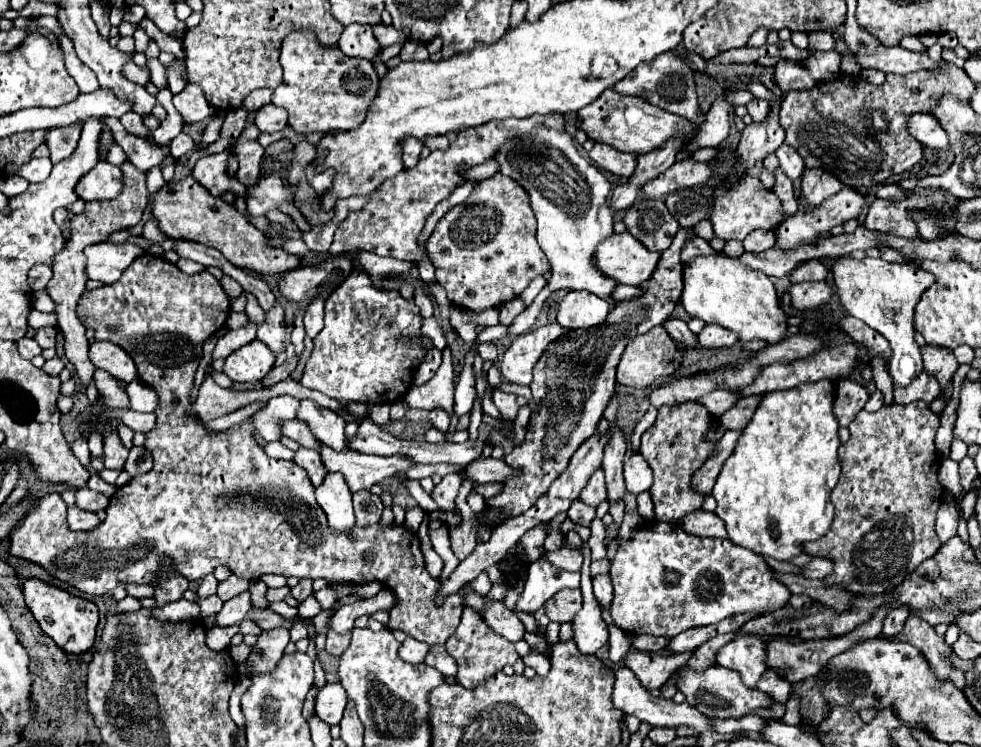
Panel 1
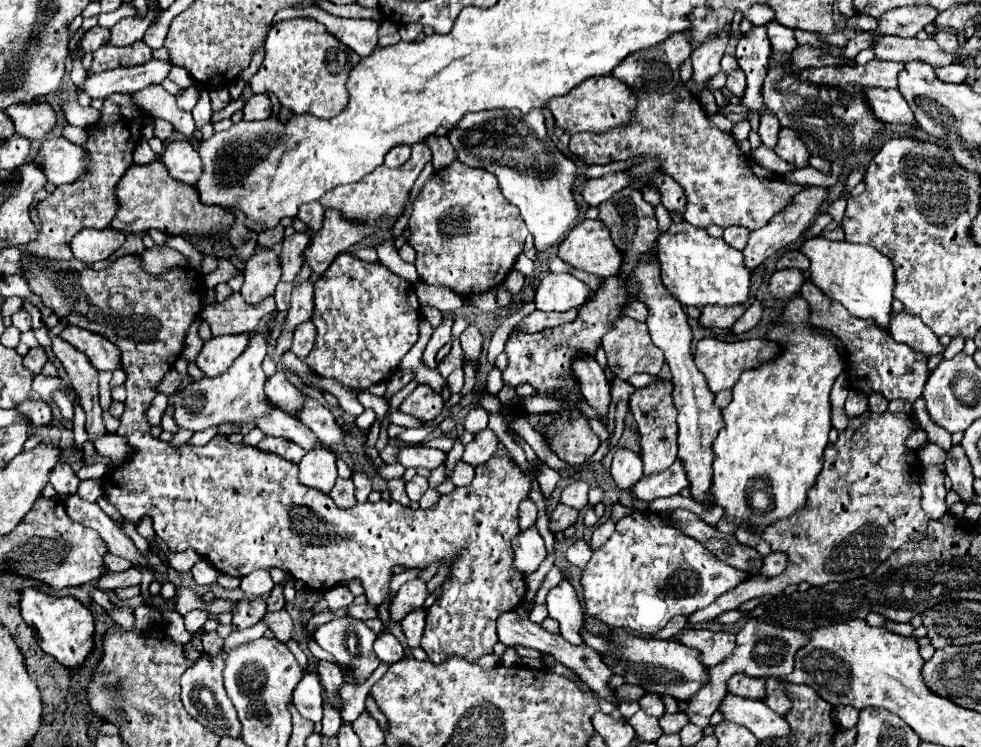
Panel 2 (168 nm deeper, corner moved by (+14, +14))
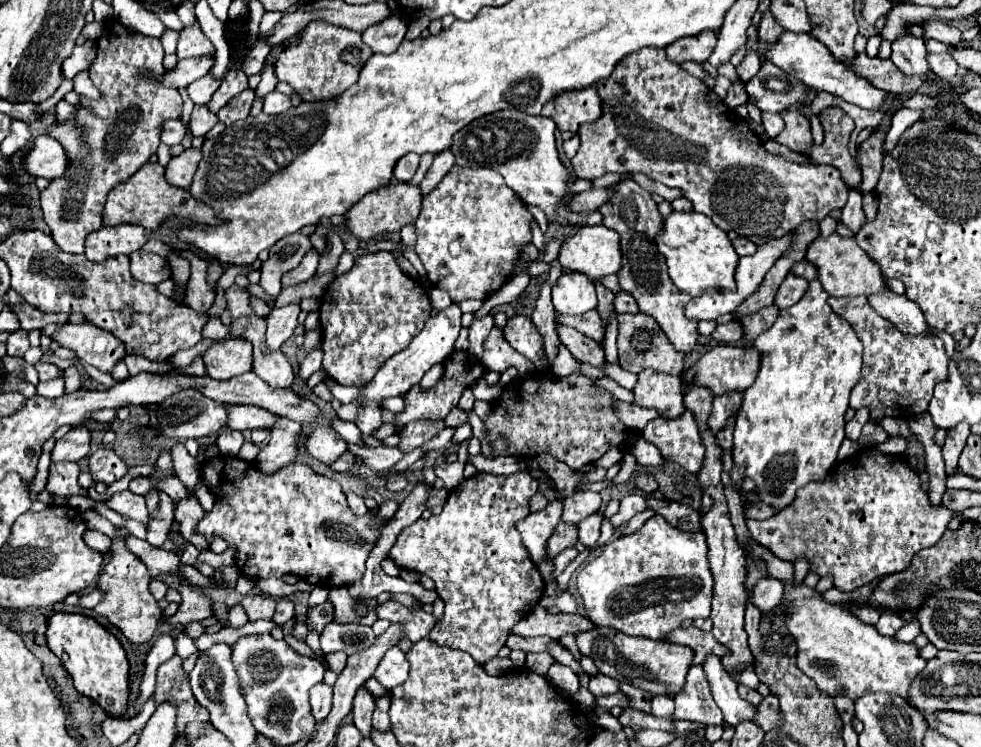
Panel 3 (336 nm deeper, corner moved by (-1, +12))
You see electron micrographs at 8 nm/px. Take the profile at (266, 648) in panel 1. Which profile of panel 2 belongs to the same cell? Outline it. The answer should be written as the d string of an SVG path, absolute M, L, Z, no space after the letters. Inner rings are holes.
M245 598L237 602L237 612L233 612L233 630L245 630L255 626L267 612L267 604L261 598Z

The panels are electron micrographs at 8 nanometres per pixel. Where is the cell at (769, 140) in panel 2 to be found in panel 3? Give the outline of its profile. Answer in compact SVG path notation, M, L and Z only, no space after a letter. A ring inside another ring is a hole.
M762 112L762 126L770 138L776 138L776 134L780 134L780 130L784 128L784 120L780 118L780 114Z

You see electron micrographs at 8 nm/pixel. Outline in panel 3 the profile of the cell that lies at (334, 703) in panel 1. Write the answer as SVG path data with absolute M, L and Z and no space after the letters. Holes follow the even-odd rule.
M320 682L310 690L310 704L312 704L312 716L322 722L330 708L332 708L332 686Z

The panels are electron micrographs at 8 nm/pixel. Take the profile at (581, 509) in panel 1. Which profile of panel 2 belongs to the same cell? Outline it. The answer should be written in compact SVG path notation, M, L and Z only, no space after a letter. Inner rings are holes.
M559 502L559 504L555 506L553 514L551 514L551 530L553 530L553 532L565 530L567 526L575 524L577 516L579 516L579 512L577 512L575 508L569 508L569 506L565 506L565 504Z

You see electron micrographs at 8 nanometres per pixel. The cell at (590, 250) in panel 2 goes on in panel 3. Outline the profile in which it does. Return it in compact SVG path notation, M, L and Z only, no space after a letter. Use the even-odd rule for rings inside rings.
M602 224L582 226L560 248L562 268L582 272L594 282L602 276L616 274L620 260L620 236Z

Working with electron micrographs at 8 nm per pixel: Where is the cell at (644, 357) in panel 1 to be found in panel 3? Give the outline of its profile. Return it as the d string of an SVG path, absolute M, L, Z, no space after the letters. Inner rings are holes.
M638 312L638 314L618 314L618 324L620 324L620 328L618 328L618 362L624 370L638 374L646 368L652 368L656 372L674 374L674 376L682 374L686 354L678 352L670 344L670 340L662 332L662 328L654 322L654 318L642 314L642 312Z

